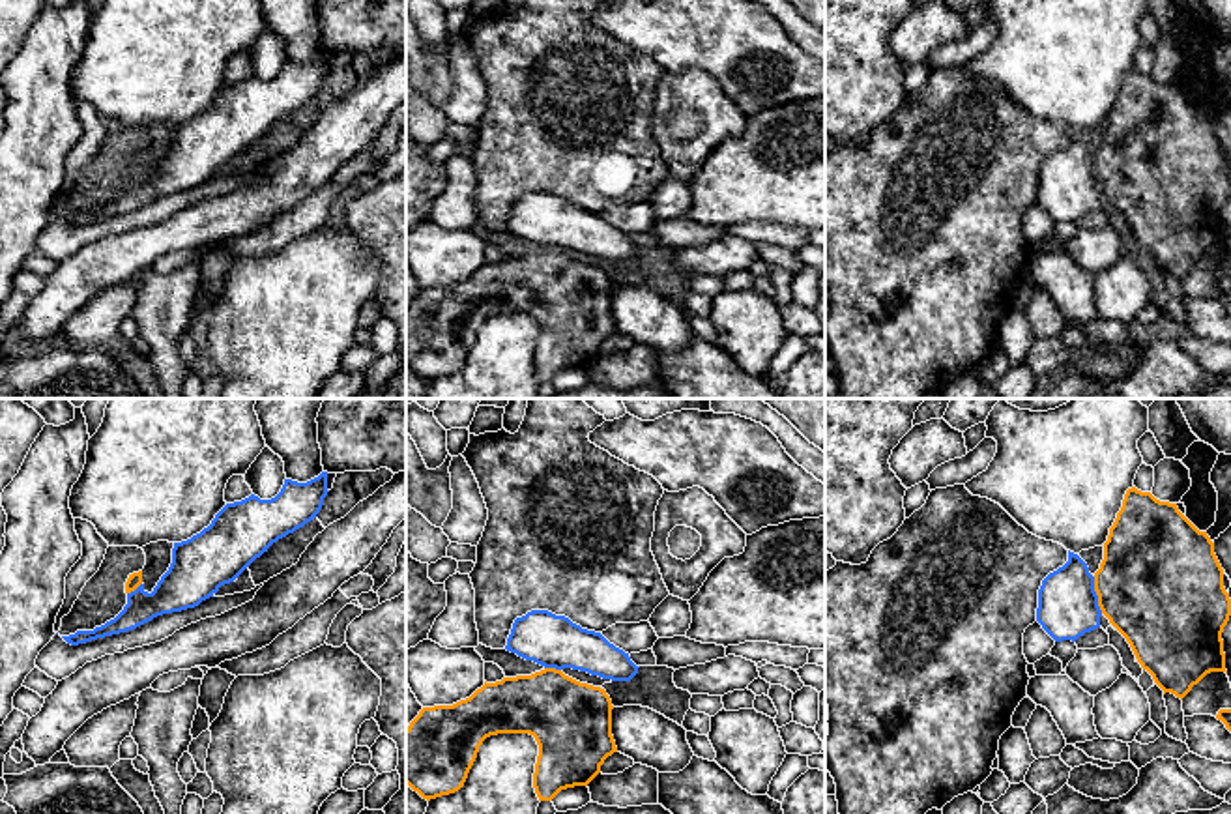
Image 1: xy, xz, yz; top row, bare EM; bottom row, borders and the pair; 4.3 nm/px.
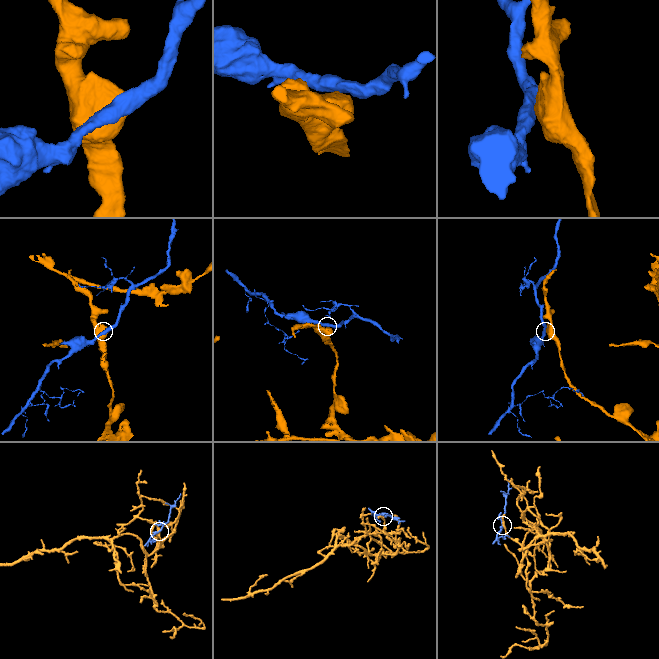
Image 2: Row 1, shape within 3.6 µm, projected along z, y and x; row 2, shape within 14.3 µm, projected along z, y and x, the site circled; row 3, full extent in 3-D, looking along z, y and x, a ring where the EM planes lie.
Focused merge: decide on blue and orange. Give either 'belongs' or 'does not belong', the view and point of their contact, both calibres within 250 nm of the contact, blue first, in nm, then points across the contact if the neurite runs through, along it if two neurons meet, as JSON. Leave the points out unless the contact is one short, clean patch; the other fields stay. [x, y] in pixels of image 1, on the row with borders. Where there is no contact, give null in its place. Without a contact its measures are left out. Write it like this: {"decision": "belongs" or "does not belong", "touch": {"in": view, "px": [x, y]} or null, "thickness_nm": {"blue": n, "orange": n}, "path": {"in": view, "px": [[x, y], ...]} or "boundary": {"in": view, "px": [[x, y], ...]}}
{"decision": "does not belong", "touch": {"in": "yz", "px": [1097, 595]}, "thickness_nm": {"blue": 260, "orange": 480}, "boundary": {"in": "yz", "px": [[1093, 577], [1097, 605], [1102, 612]]}}

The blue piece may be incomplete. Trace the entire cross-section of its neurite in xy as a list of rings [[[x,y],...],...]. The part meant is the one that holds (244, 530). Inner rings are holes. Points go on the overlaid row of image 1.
[[[322,472],[307,483],[284,479],[271,500],[251,494],[226,503],[208,528],[174,543],[172,563],[152,593],[140,584],[127,593],[127,604],[114,619],[62,638],[79,646],[133,631],[163,614],[198,606],[221,586],[234,582],[273,543],[316,518],[327,492],[327,472]]]

